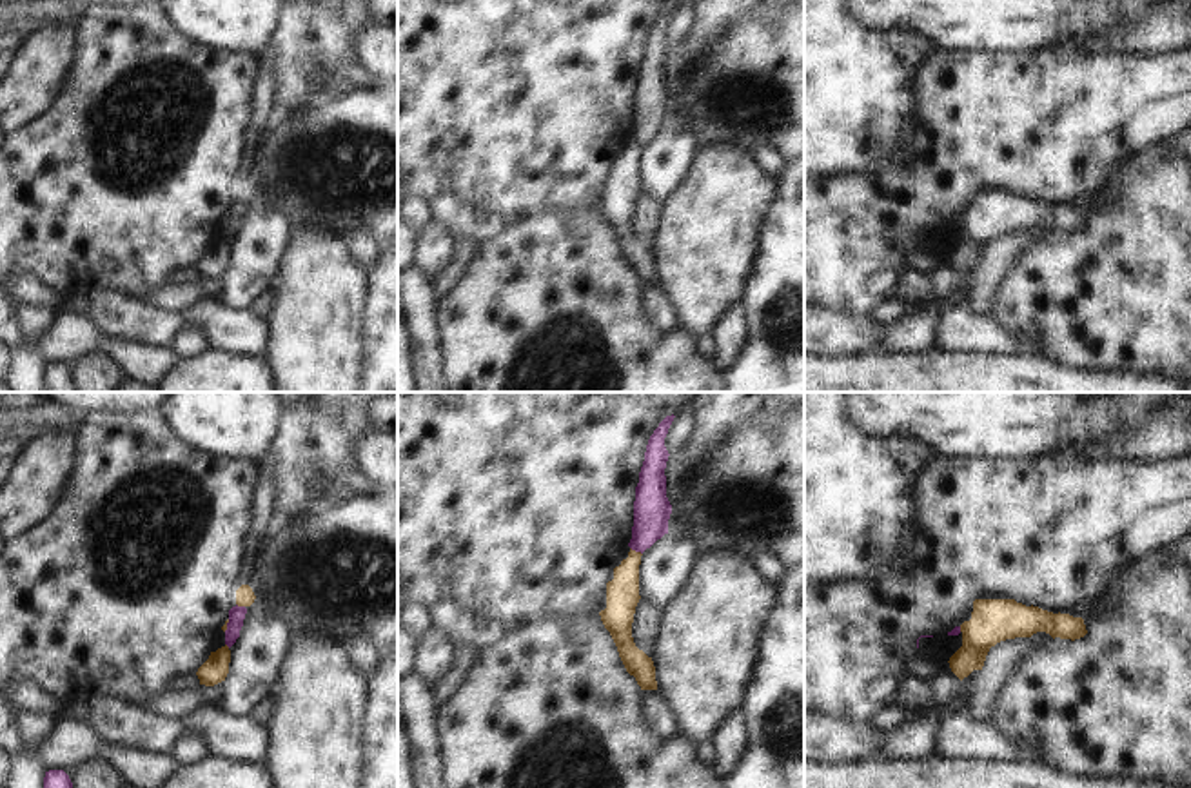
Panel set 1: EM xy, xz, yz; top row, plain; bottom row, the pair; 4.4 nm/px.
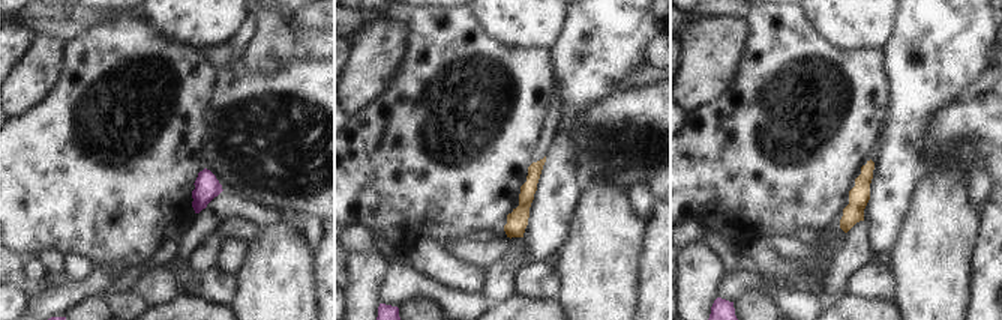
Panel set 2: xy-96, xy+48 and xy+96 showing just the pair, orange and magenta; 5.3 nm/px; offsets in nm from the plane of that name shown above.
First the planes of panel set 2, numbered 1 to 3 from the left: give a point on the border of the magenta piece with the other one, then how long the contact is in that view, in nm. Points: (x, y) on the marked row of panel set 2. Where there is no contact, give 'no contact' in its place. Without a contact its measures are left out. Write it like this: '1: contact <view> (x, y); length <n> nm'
1: no contact
2: no contact
3: no contact

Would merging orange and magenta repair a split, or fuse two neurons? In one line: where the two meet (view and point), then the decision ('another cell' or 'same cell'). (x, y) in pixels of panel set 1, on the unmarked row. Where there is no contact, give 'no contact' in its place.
contact xz (634, 144); another cell

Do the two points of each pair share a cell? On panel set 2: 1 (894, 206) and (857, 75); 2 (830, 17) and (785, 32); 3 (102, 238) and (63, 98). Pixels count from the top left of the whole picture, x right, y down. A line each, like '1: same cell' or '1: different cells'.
1: different cells
2: different cells
3: same cell

